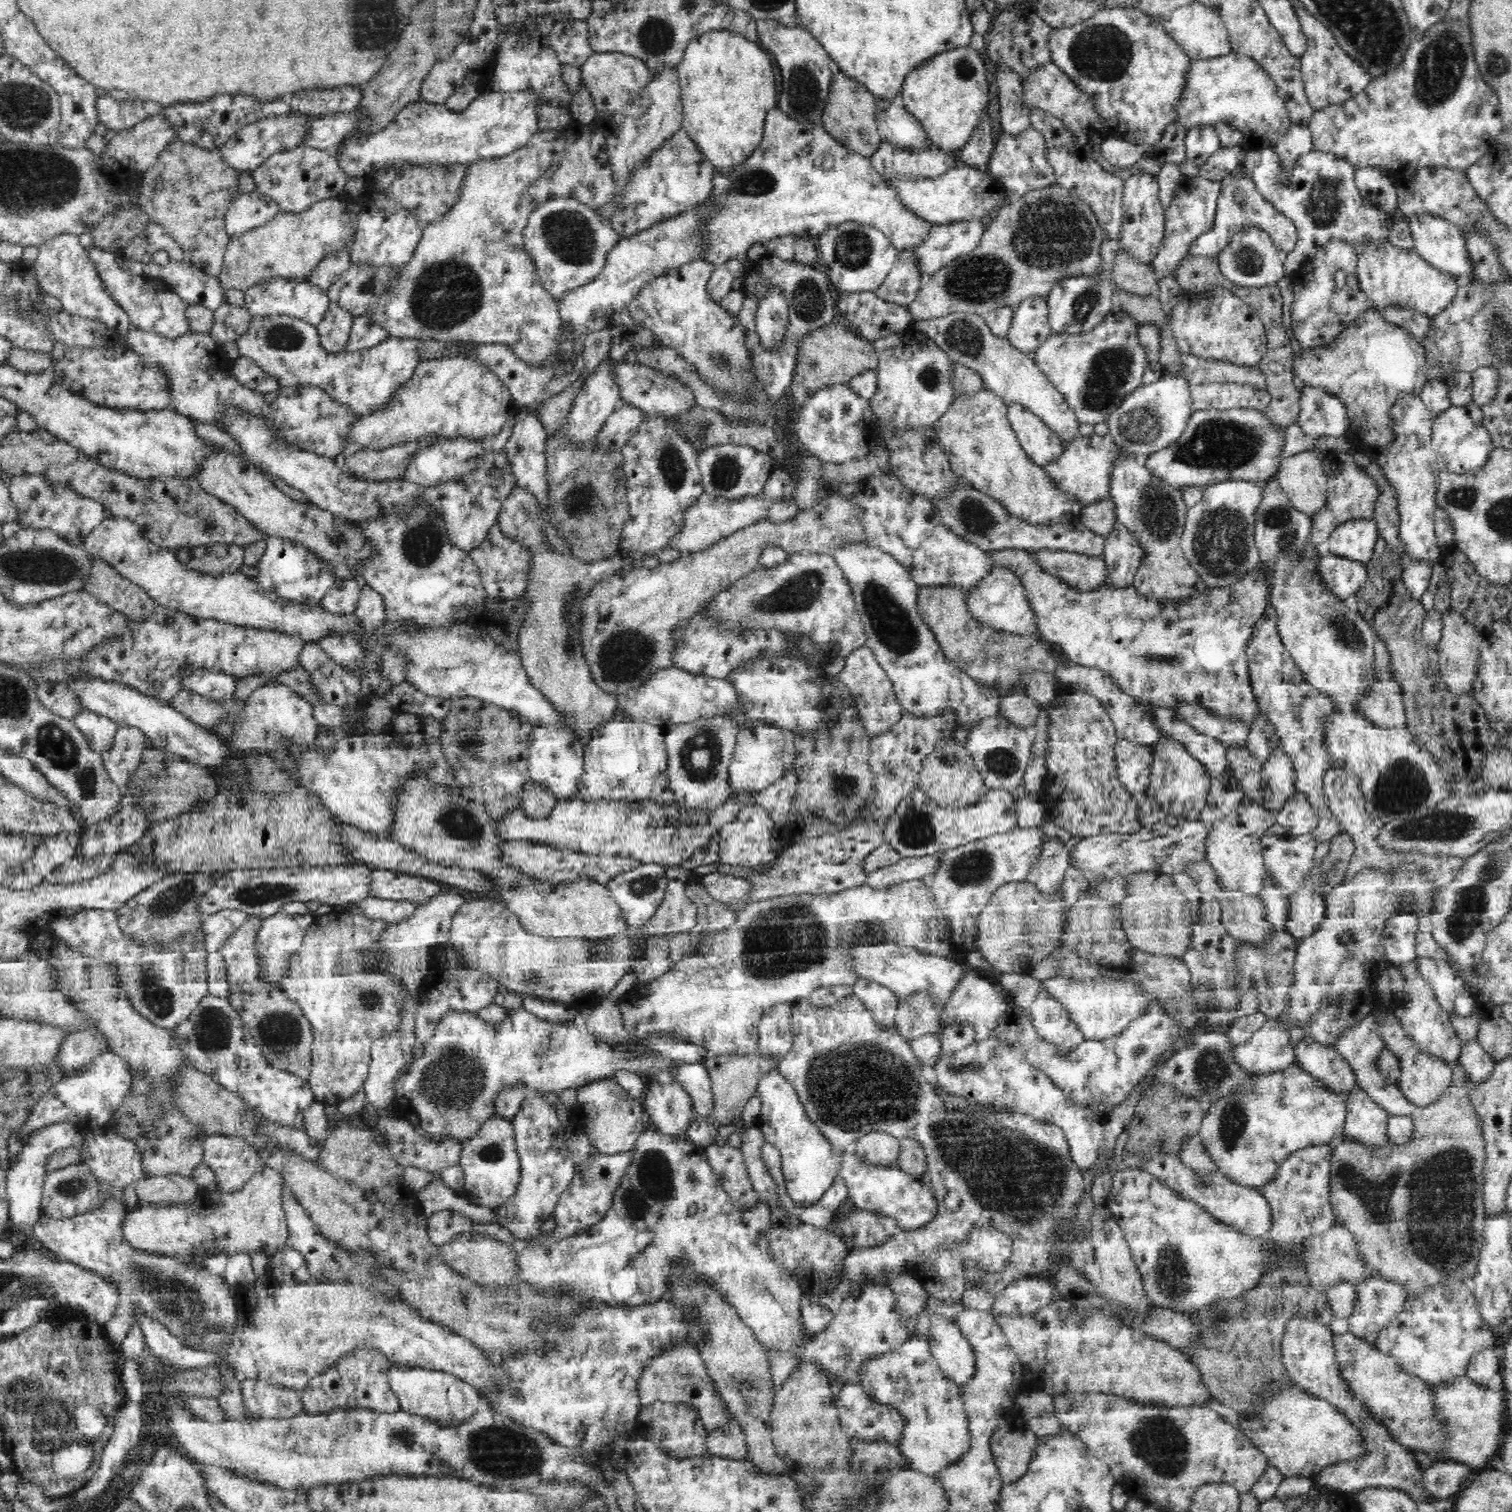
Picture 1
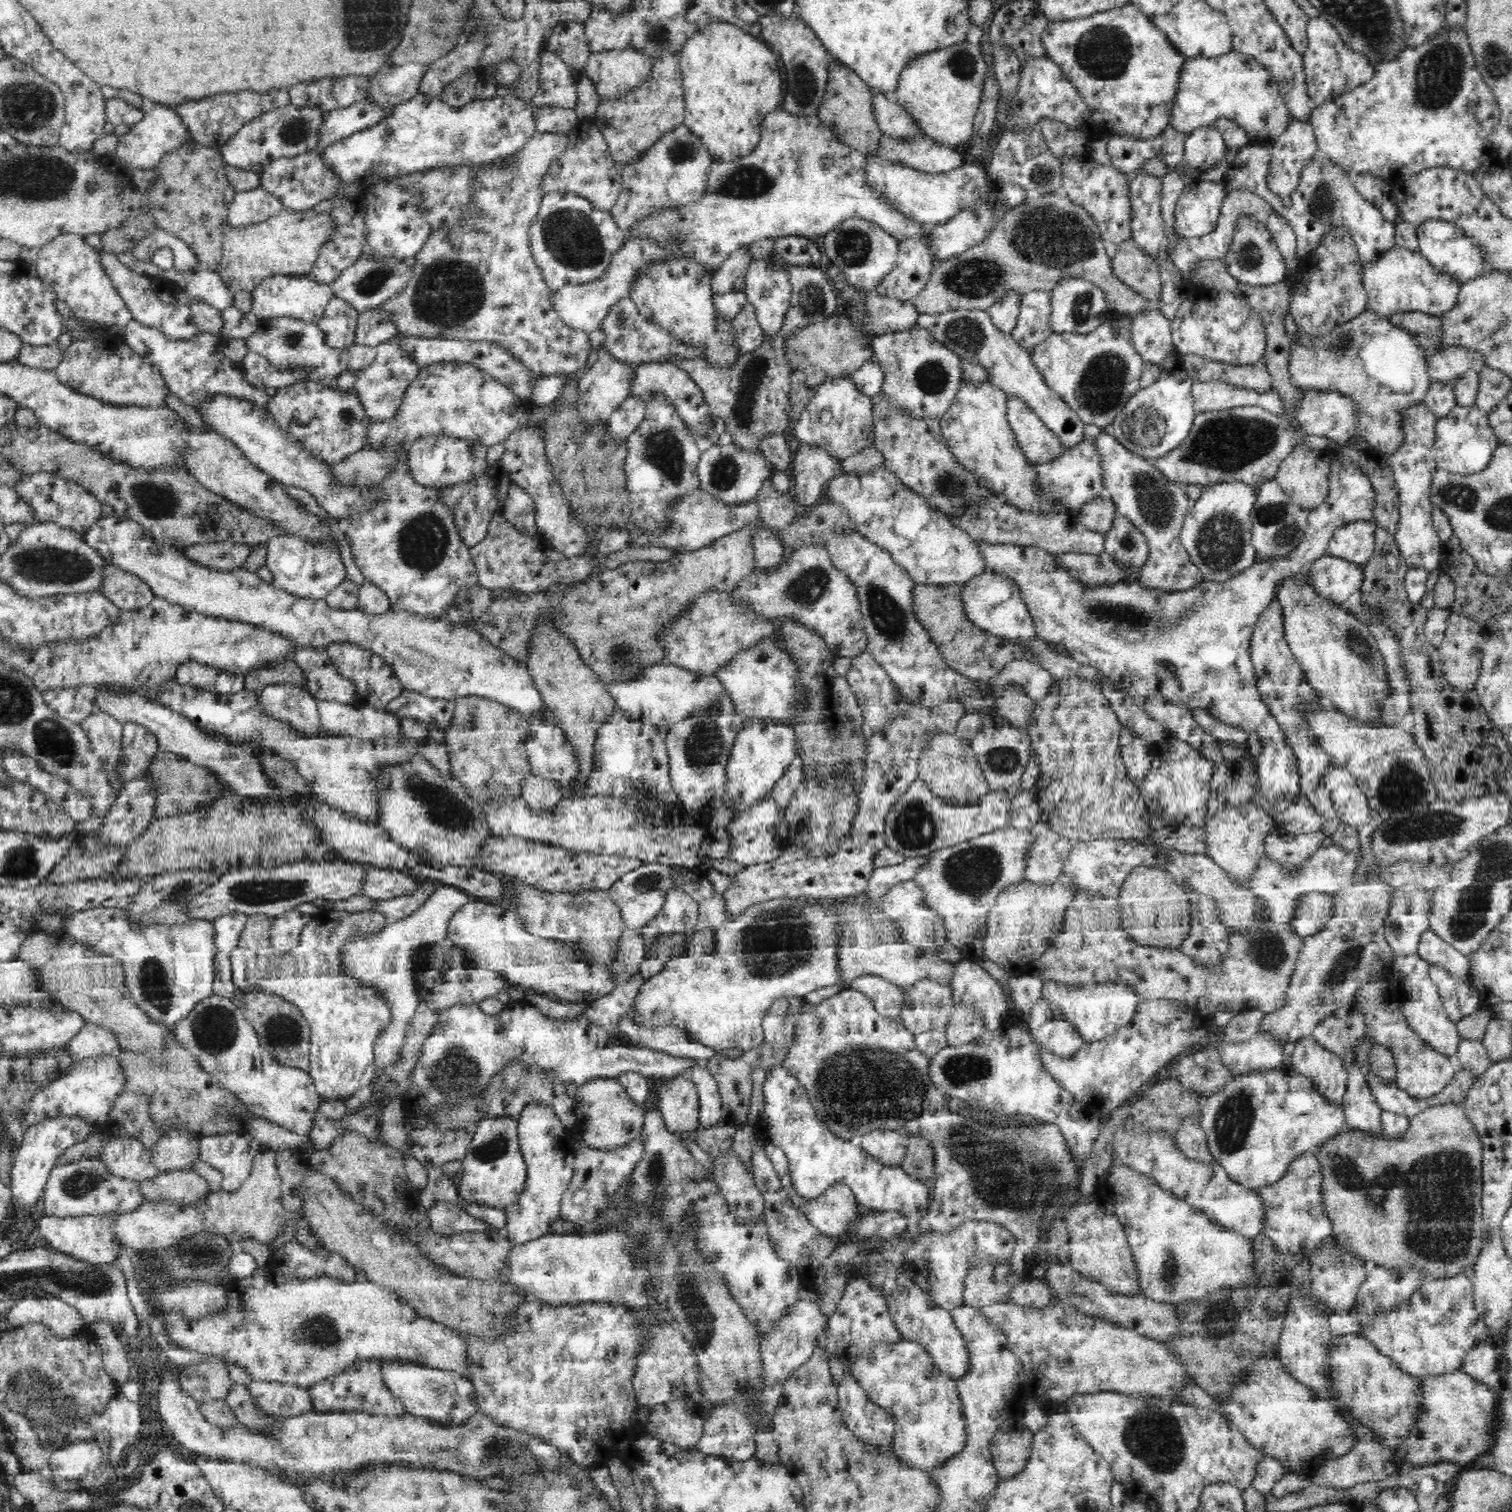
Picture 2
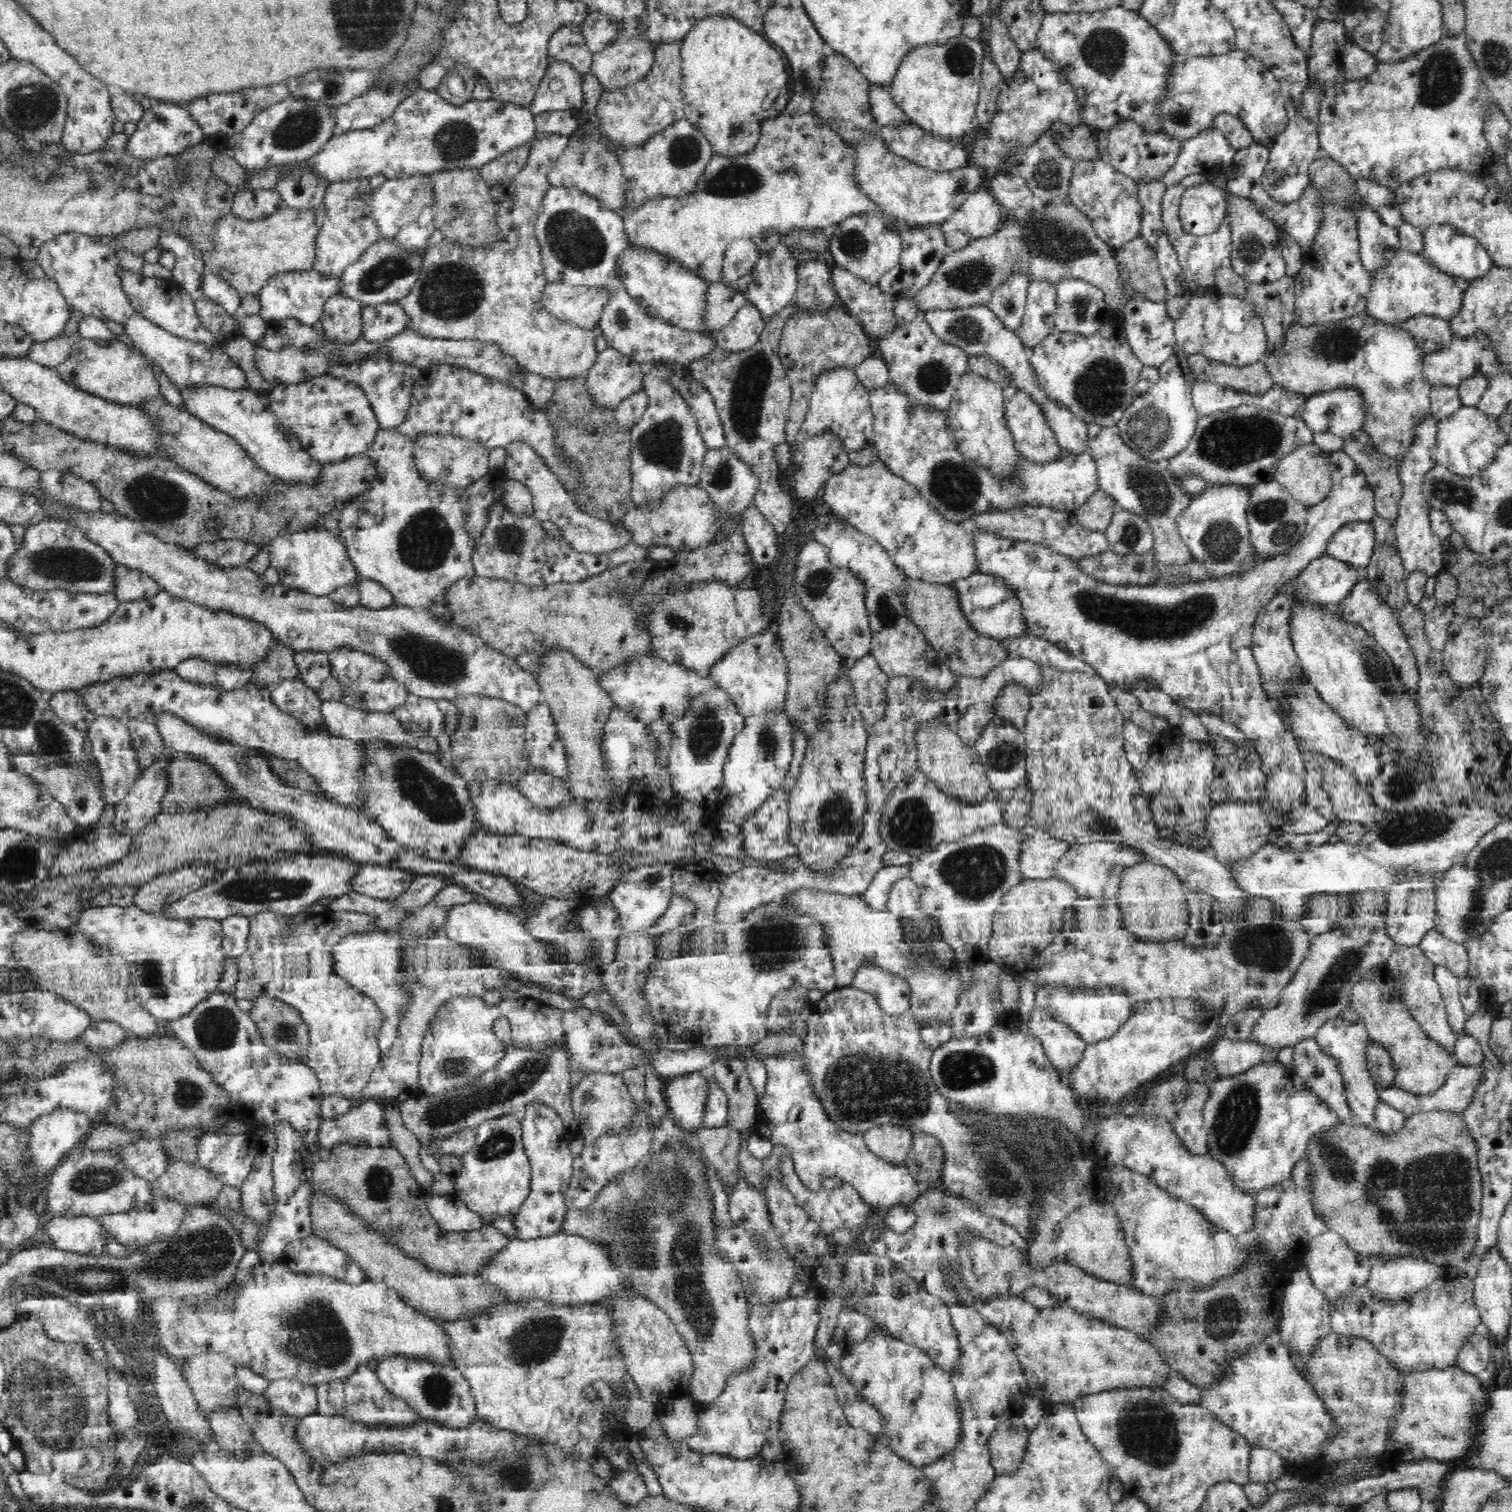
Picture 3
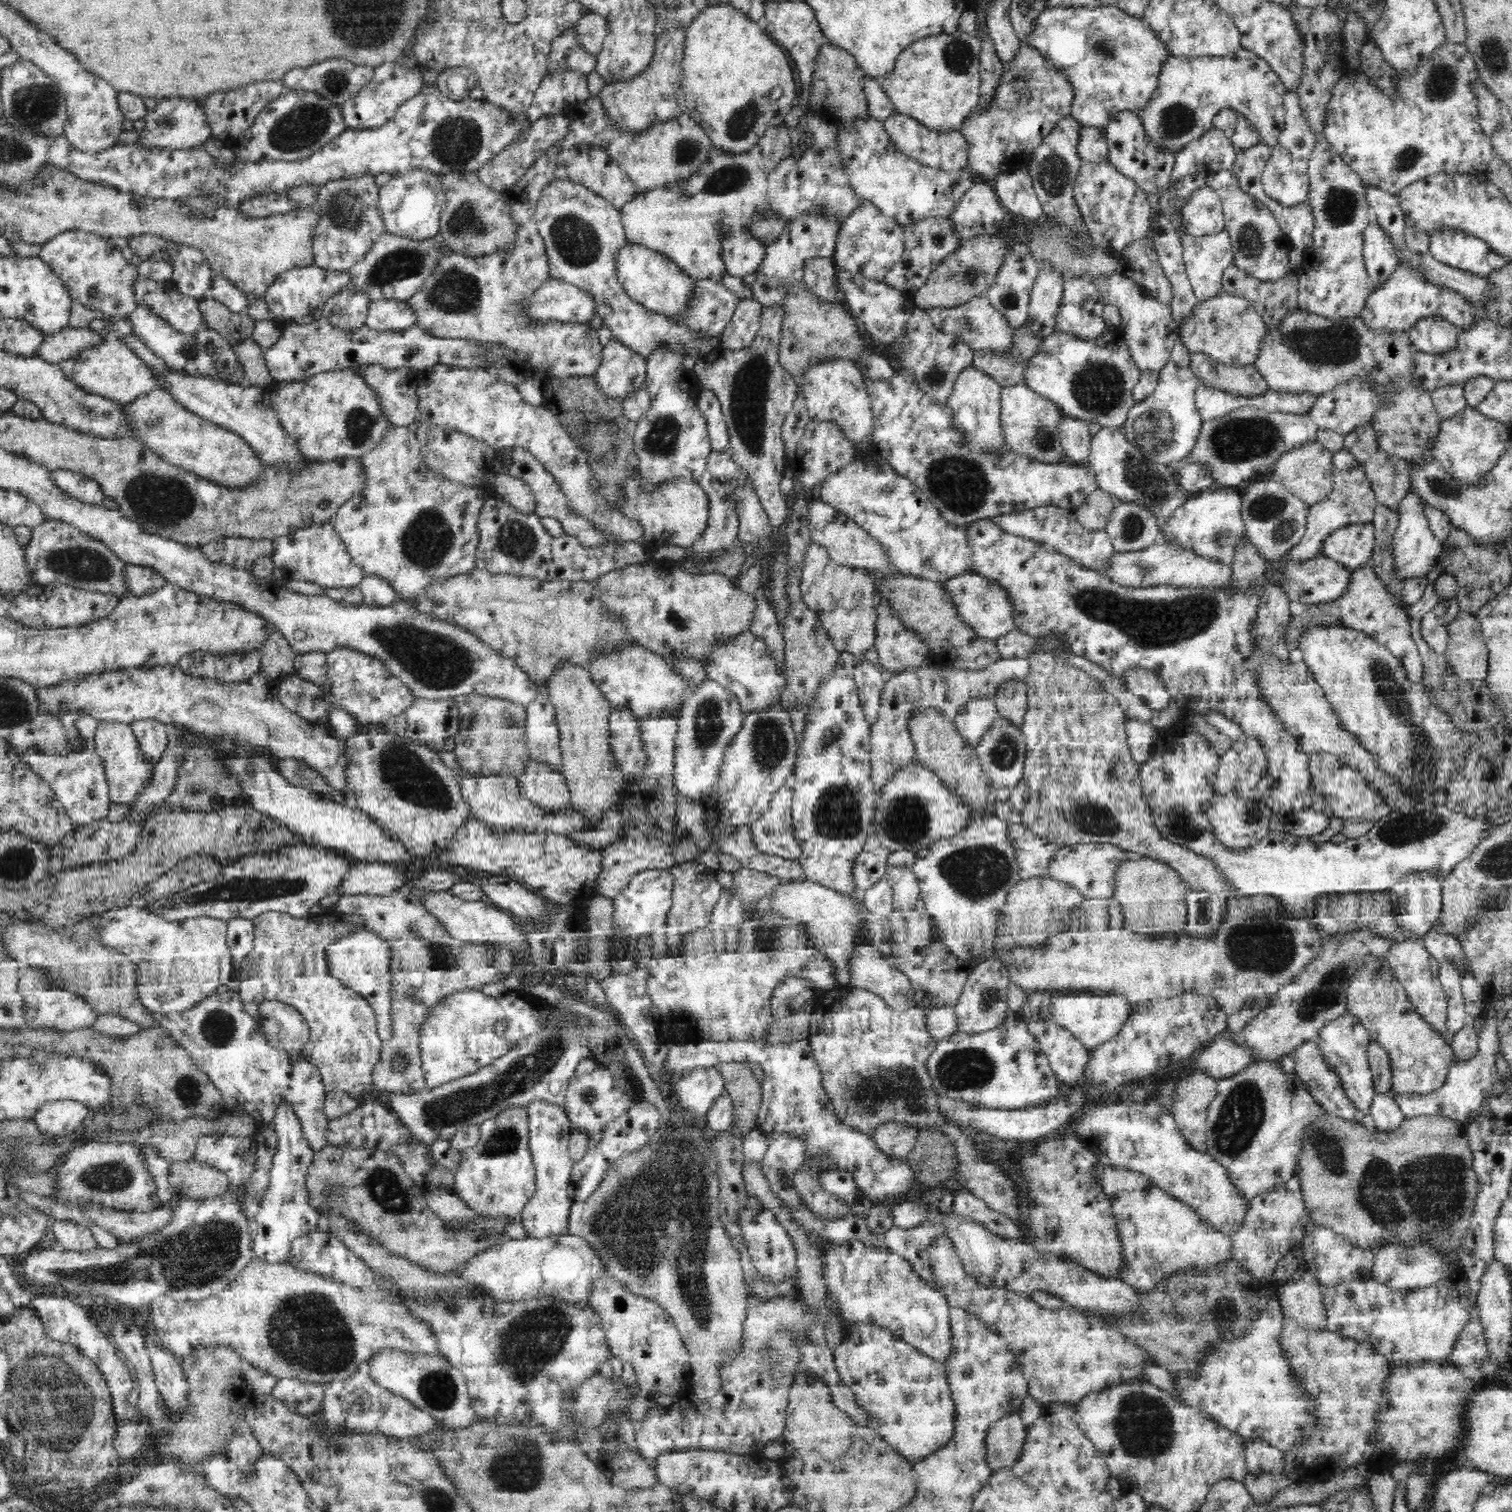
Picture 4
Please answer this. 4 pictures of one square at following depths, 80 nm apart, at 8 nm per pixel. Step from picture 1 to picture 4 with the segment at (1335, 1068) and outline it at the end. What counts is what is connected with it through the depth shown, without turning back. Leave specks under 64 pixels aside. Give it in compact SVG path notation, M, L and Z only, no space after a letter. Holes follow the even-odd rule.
M1316 1040L1302 1044L1293 1058L1296 1078L1305 1084L1324 1113L1349 1121L1362 1120L1364 1114L1344 1092L1338 1075L1328 1066Z

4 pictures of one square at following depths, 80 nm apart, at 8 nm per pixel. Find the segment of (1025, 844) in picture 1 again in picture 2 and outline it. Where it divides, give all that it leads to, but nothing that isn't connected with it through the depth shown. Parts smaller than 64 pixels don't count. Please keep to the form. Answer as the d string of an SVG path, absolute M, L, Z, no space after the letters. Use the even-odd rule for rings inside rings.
M1008 824L970 840L929 852L925 857L925 863L915 872L913 881L924 892L926 907L936 917L941 918L946 928L946 943L958 948L961 958L970 959L975 963L984 960L984 942L988 933L990 912L997 904L996 900L1004 888L1025 879L1025 856L1032 839L1029 829L1012 828Z

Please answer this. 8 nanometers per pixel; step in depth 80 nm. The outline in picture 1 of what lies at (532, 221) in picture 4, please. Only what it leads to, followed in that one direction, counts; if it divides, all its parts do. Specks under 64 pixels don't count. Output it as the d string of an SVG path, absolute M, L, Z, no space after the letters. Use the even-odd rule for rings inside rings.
M549 130L539 131L526 142L522 148L512 152L508 156L492 160L478 160L467 165L466 176L462 180L462 187L460 188L460 198L454 204L454 208L450 210L448 216L444 216L440 222L432 222L428 224L424 234L416 248L414 256L400 267L400 280L396 284L392 284L390 289L374 304L370 304L368 313L374 313L378 323L390 329L390 336L402 337L403 339L418 339L425 340L441 340L452 342L474 342L478 344L500 343L505 344L516 356L519 356L528 366L535 366L536 368L552 368L552 366L559 366L559 368L577 368L584 359L584 340L585 337L574 337L570 331L564 329L564 324L561 319L561 314L558 308L557 300L550 295L546 287L542 285L540 277L537 274L536 265L524 247L524 232L528 227L528 220L530 217L530 209L532 206L526 201L526 192L532 188L534 182L540 178L551 166L557 161L557 157L566 148L566 132L558 130L550 132Z

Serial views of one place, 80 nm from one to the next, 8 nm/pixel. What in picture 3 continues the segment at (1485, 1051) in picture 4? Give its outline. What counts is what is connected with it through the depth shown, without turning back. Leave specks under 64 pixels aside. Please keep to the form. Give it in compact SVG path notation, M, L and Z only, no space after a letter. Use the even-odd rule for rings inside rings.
M1482 1060L1478 1065L1456 1065L1450 1069L1447 1081L1438 1088L1437 1091L1431 1092L1427 1095L1415 1095L1411 1092L1400 1090L1396 1087L1386 1088L1378 1091L1379 1098L1394 1105L1406 1118L1420 1114L1423 1112L1432 1112L1441 1110L1442 1112L1449 1112L1449 1114L1462 1114L1472 1106L1474 1098L1476 1098L1476 1090L1480 1088L1484 1082L1484 1074L1491 1065L1487 1060Z

